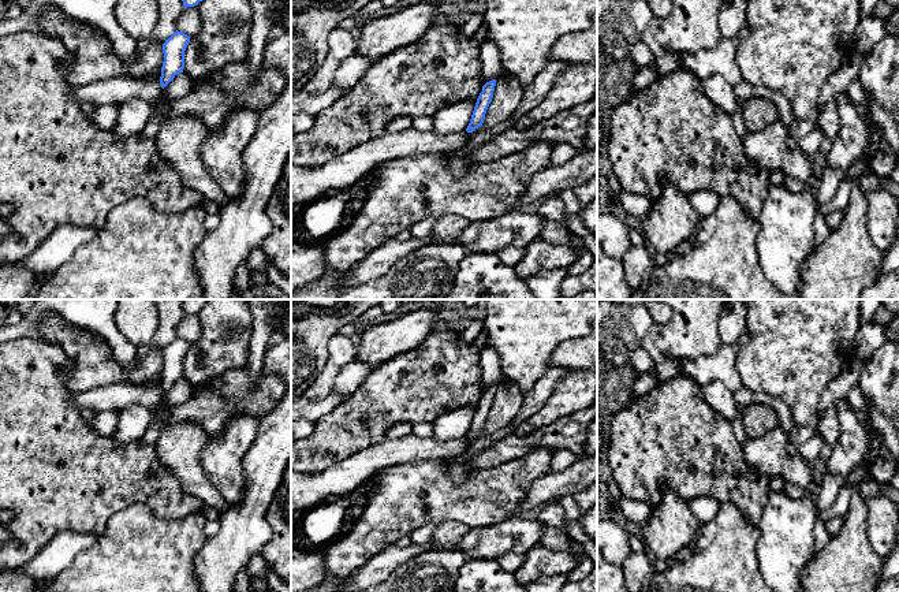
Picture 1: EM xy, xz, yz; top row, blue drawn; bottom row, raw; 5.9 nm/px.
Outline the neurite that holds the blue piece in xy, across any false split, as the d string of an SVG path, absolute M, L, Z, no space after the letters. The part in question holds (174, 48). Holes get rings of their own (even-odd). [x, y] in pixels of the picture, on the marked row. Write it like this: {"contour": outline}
{"contour": "M175 31L163 44L164 62L161 67L160 83L164 89L184 68L184 51L190 37L182 31Z"}

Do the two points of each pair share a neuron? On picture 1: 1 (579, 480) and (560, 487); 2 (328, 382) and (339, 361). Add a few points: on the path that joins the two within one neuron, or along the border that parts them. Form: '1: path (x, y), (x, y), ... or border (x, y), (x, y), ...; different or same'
1: path (575, 480), (564, 483); same
2: path (328, 376), (334, 367); same

